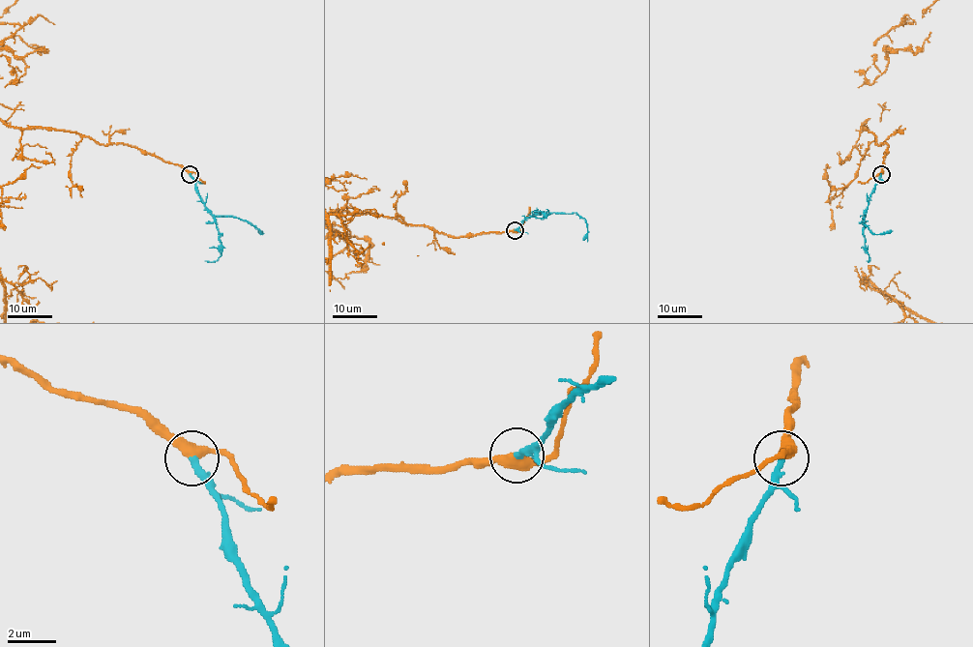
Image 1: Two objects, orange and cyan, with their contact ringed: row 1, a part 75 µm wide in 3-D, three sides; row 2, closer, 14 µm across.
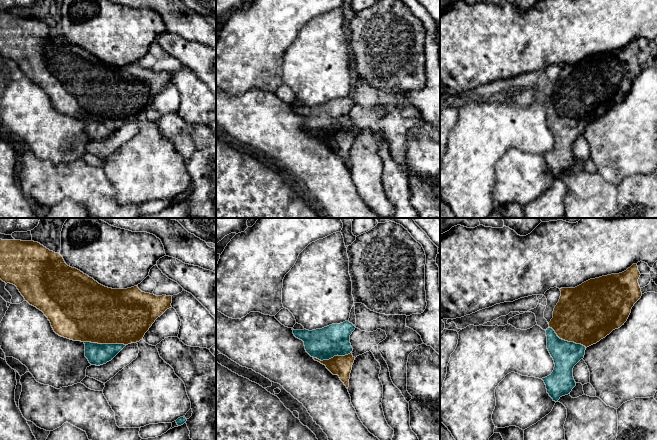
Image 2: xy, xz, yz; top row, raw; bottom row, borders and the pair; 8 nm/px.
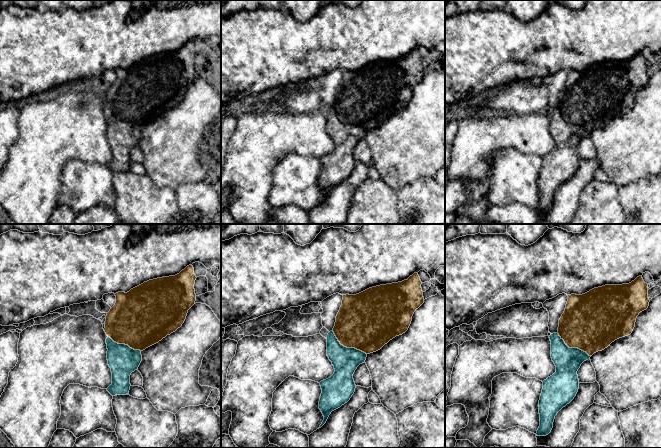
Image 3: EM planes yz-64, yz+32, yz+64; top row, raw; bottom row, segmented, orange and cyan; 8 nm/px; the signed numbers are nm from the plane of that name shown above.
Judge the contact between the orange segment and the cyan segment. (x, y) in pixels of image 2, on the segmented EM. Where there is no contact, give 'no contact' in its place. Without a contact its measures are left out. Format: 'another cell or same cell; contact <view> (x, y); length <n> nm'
same cell; contact xy (105, 343); length 340 nm

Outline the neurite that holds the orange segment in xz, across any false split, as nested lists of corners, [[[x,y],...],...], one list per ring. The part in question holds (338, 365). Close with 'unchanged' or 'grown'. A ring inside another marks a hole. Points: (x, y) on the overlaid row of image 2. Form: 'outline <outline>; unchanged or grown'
outline [[[349,321],[332,324],[316,330],[293,330],[296,338],[304,342],[306,352],[338,375],[346,388],[349,387],[350,373],[355,357],[350,343],[350,335],[355,326]]]; grown

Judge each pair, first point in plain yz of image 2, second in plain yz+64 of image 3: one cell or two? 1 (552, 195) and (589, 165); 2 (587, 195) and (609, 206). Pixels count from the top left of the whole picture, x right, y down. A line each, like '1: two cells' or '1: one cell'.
1: one cell
2: one cell

